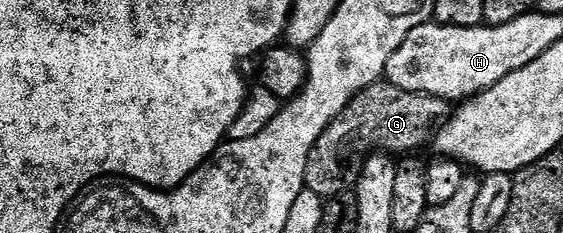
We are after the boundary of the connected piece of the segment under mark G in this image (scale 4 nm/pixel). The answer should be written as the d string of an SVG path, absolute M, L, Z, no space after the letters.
M379 81L368 85L338 114L337 119L331 121L328 129L316 141L312 153L306 162L306 186L305 190L322 196L323 200L329 201L335 197L342 197L347 194L346 190L357 184L362 164L370 158L372 153L395 153L394 151L406 151L402 153L414 153L417 147L422 147L431 142L436 128L447 118L447 100L435 95L424 93L412 93L400 89L396 85L385 81Z

